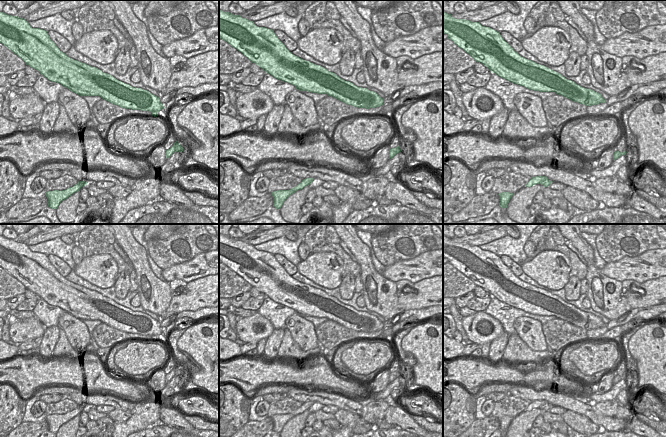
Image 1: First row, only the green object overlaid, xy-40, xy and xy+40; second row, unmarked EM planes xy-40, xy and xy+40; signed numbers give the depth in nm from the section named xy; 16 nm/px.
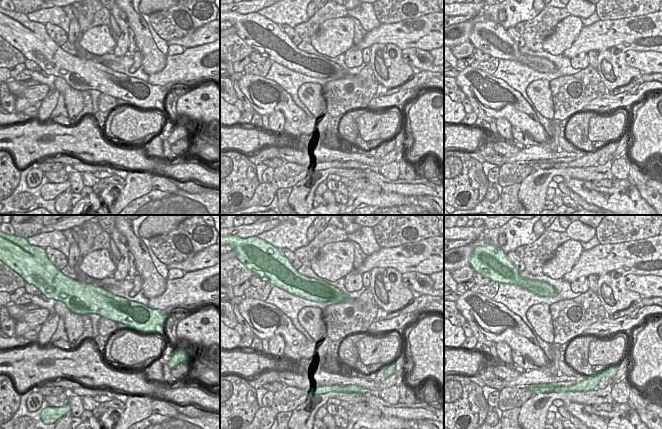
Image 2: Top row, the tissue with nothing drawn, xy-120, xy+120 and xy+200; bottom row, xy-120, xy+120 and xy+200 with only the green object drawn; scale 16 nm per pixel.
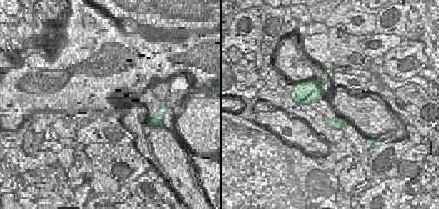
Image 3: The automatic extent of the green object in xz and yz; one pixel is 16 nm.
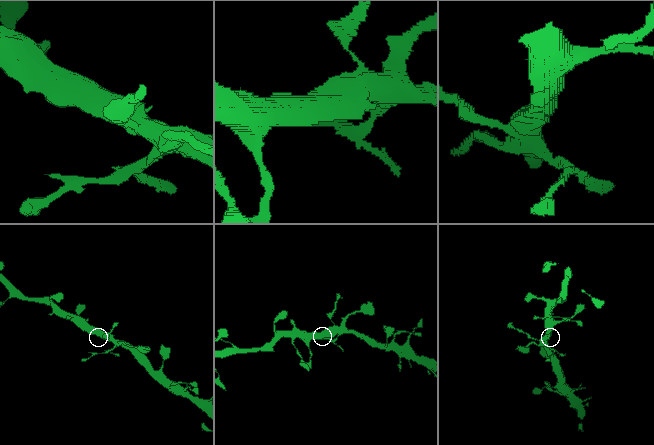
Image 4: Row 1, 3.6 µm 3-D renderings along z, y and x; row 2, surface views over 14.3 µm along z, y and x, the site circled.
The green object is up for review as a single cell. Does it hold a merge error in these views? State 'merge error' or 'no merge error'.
merge error

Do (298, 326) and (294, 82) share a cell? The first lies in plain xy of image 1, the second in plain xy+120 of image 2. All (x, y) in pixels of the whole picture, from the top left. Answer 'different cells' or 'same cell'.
different cells

